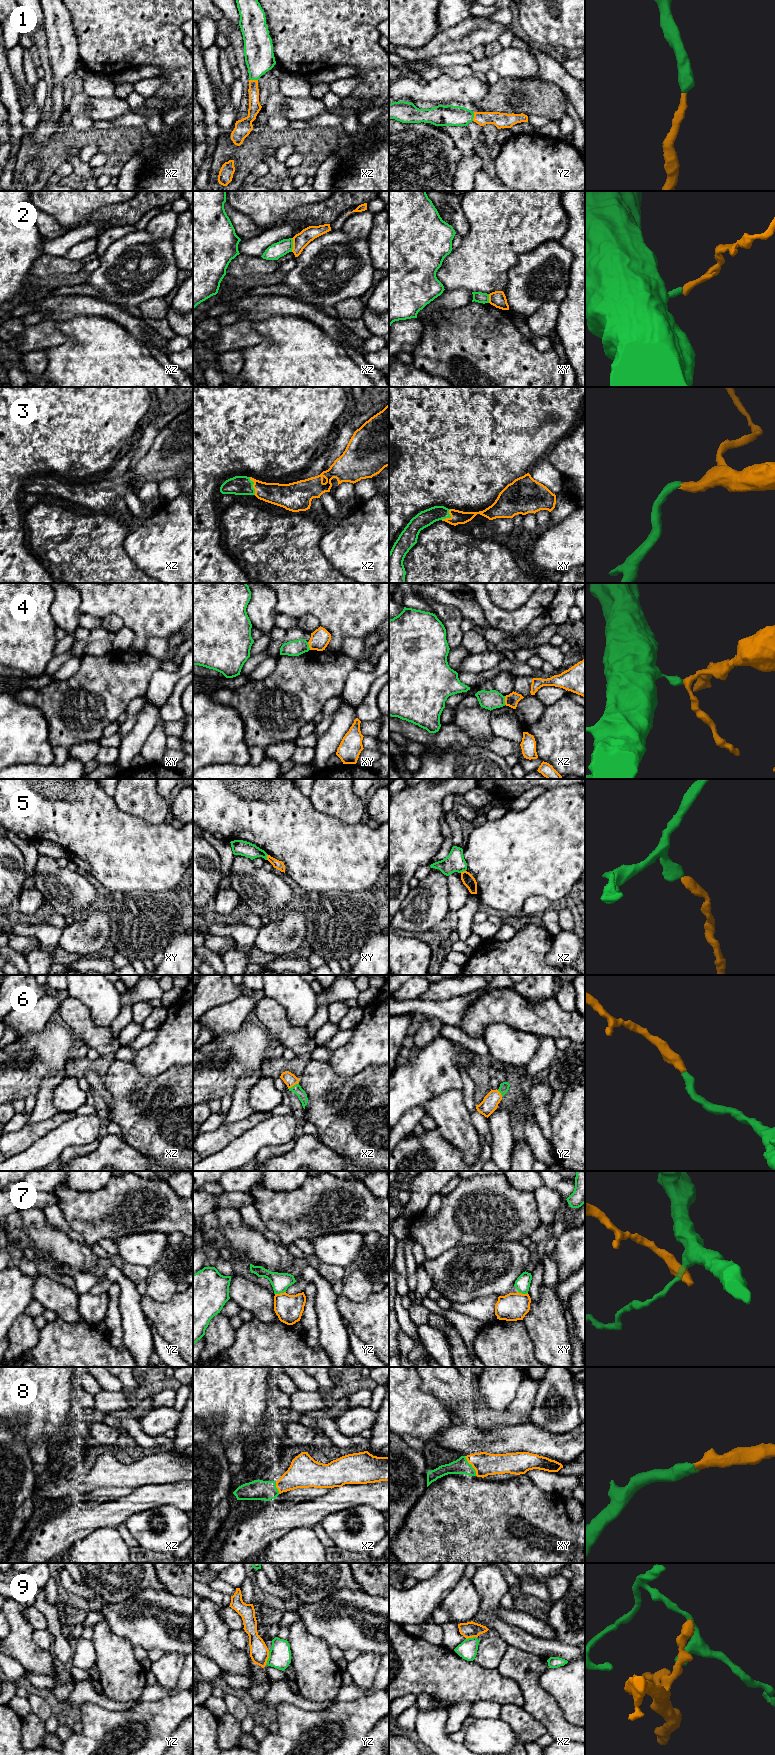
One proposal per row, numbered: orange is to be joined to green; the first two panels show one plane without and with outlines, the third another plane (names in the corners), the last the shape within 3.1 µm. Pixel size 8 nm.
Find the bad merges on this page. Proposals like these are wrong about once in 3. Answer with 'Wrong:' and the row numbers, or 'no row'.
Wrong: 2, 4, 5, 7, 9

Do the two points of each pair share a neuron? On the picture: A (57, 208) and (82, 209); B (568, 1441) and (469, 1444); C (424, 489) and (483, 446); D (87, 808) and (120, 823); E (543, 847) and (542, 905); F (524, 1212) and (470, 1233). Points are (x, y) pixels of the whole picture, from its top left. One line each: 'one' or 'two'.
A: one
B: one
C: one
D: one
E: two
F: one

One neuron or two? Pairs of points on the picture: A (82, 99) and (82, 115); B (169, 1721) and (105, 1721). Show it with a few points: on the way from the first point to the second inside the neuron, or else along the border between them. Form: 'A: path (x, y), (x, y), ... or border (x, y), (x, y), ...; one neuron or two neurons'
A: path (82, 103), (82, 111); one neuron
B: path (153, 1721), (128, 1717), (121, 1721); one neuron

